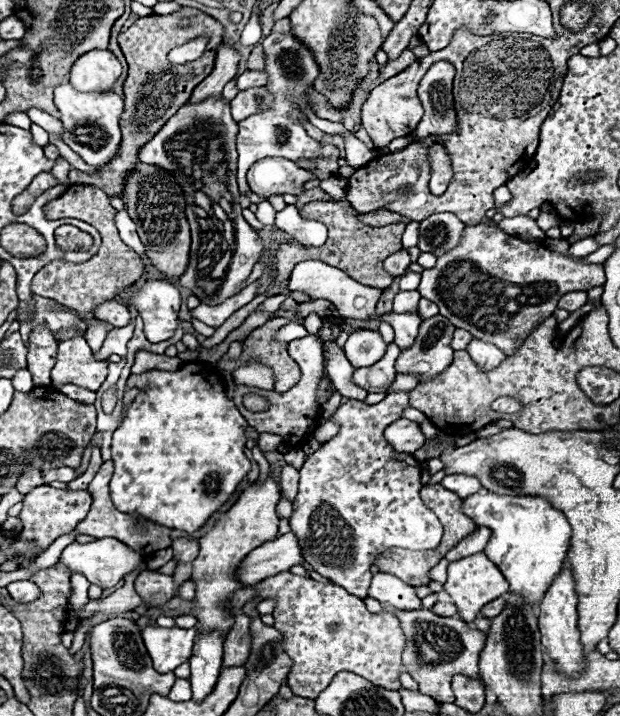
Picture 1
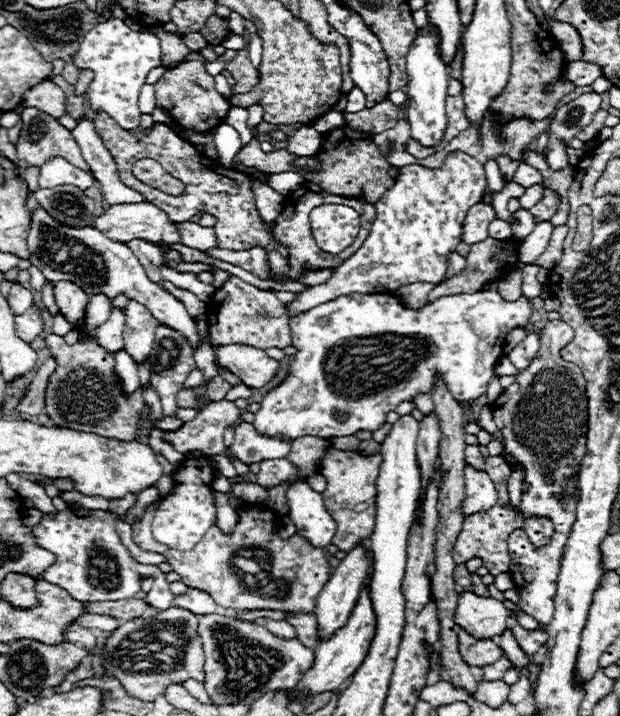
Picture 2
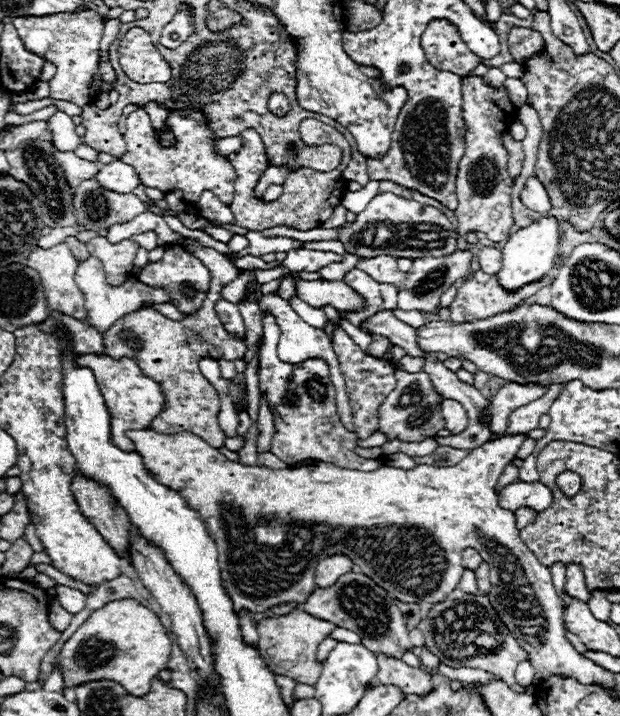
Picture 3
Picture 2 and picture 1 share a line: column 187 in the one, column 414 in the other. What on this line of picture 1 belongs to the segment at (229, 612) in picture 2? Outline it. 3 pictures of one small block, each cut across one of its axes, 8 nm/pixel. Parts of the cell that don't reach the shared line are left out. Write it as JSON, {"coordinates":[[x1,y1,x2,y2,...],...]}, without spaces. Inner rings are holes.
{"coordinates":[[378,572,373,576,368,596,380,600,382,604,390,604,400,610,418,610,422,608,421,599,412,590,412,586,400,582,400,578],[384,588,384,592,382,592]]}

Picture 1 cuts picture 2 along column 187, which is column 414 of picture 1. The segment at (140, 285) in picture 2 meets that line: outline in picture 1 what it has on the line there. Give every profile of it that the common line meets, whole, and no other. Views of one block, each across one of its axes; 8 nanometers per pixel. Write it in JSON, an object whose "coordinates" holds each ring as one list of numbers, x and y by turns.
{"coordinates":[[390,312,384,316,378,316,378,320,388,322,394,332,396,338,394,342,404,350,404,346,410,346,410,342,414,342,416,334,418,334,418,326,422,324,422,318,418,312]]}

